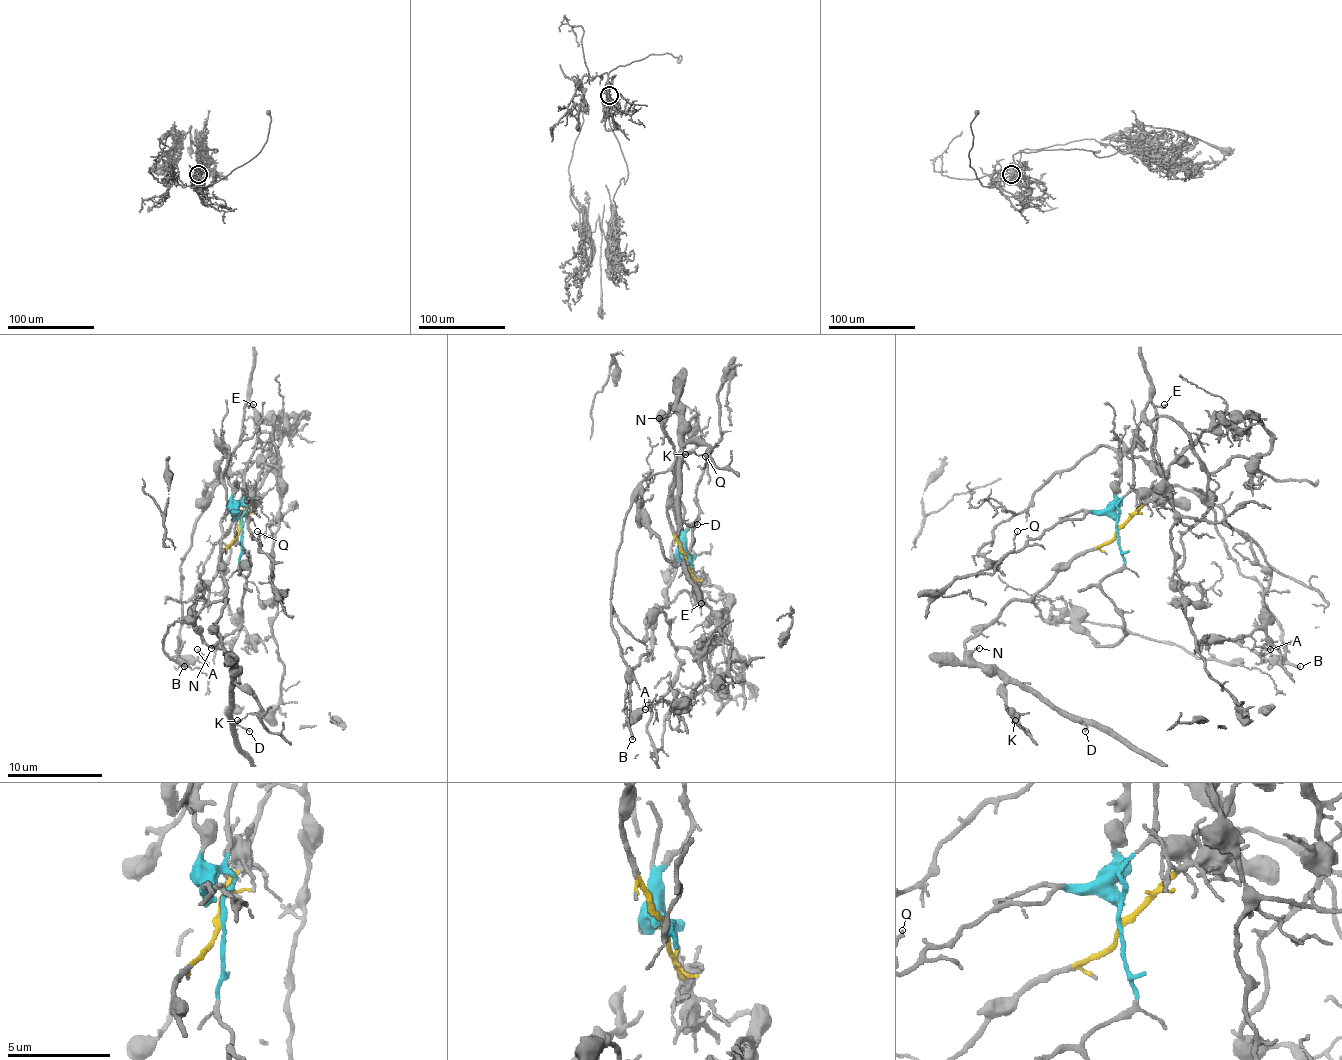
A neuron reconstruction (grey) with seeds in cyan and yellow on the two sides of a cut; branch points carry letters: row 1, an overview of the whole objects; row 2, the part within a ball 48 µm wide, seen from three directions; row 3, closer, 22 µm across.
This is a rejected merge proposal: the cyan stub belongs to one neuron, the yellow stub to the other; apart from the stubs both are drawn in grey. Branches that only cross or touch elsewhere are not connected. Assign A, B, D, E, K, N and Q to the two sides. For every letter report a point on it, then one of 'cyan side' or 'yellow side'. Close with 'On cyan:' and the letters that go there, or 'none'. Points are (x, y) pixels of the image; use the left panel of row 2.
A: place (197, 649); cyan side
B: place (184, 666); cyan side
D: place (249, 731); yellow side
E: place (253, 404); cyan side
K: place (237, 720); yellow side
N: place (211, 648); yellow side
Q: place (257, 531); cyan side
On cyan: A, B, E, Q

